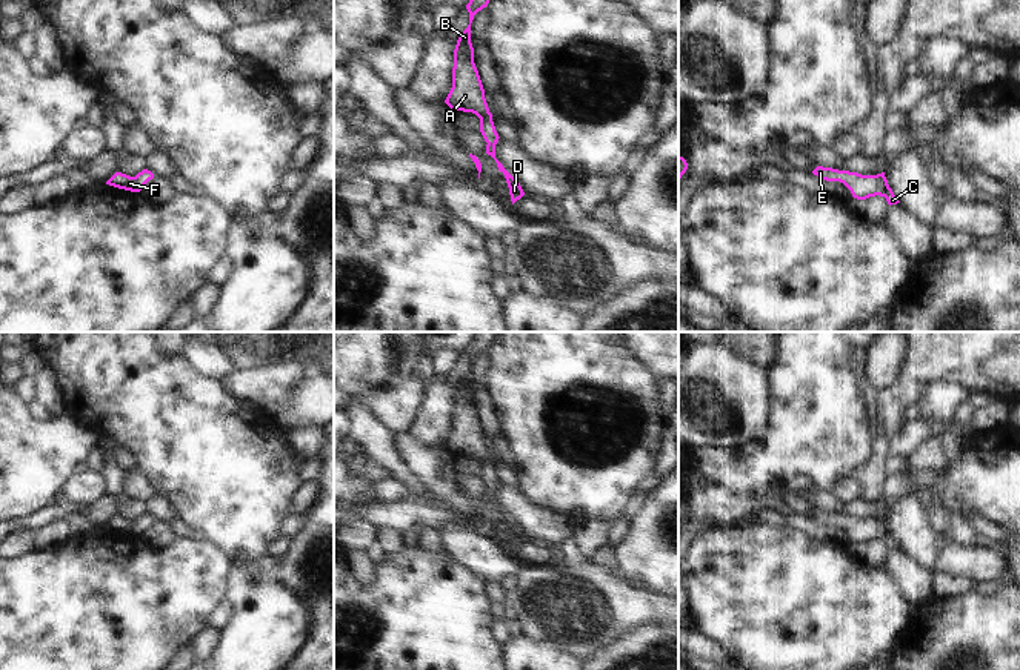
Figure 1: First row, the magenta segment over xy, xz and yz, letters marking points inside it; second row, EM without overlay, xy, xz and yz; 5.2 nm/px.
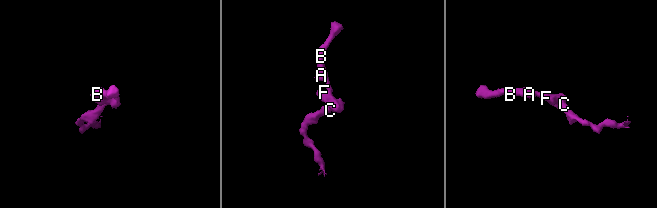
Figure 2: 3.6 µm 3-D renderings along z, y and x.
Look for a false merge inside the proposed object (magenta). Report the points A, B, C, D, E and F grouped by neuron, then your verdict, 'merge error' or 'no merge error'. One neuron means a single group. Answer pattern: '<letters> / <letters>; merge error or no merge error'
A B C D E F; no merge error

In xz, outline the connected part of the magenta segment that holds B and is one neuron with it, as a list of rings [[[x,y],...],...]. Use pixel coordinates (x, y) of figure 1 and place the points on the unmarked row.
[[[478,332],[474,341],[466,349],[469,357],[469,369],[460,378],[454,393],[452,432],[445,447],[454,455],[472,456],[480,463],[480,476],[485,483],[486,498],[491,499],[498,515],[505,519],[512,549],[520,544],[525,536],[520,527],[503,512],[495,502],[495,489],[498,478],[495,475],[492,458],[489,456],[485,433],[474,407],[474,392],[471,387],[471,367],[474,360],[488,350],[497,332]]]

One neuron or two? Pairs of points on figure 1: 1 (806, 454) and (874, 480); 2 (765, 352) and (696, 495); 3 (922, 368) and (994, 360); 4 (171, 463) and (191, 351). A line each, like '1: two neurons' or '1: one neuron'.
1: two neurons
2: two neurons
3: one neuron
4: two neurons

